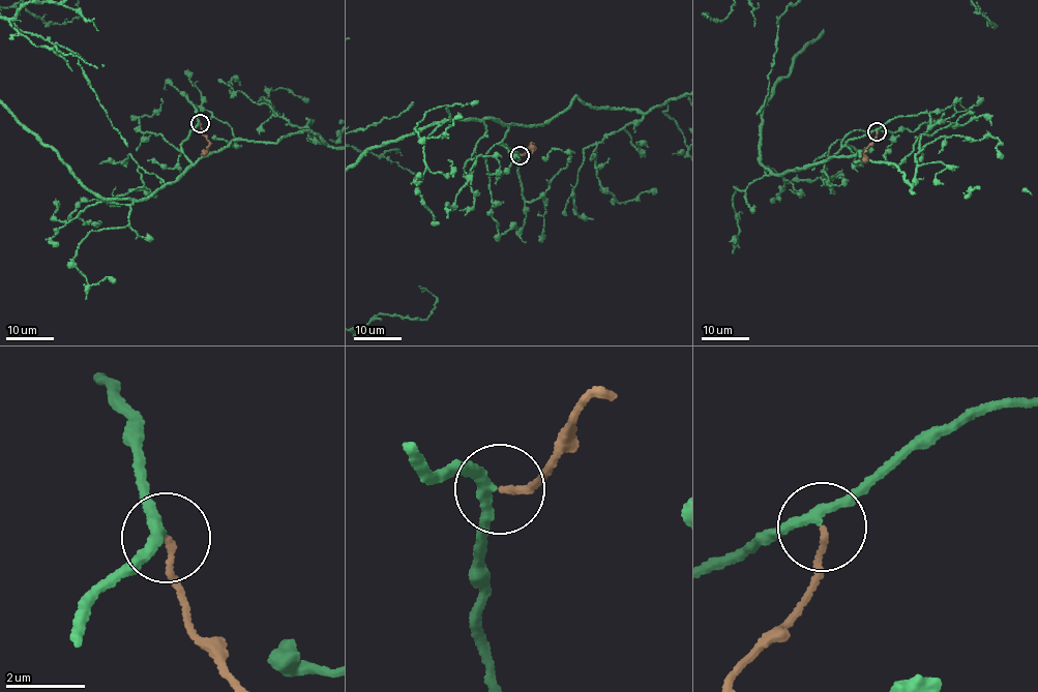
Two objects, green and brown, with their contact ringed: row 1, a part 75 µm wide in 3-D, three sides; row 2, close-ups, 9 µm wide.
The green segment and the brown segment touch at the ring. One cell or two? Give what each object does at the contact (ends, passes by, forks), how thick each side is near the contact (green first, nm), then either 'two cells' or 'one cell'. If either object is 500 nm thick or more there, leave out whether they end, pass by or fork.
green passes by | brown ends | 240/150 nm | one cell

